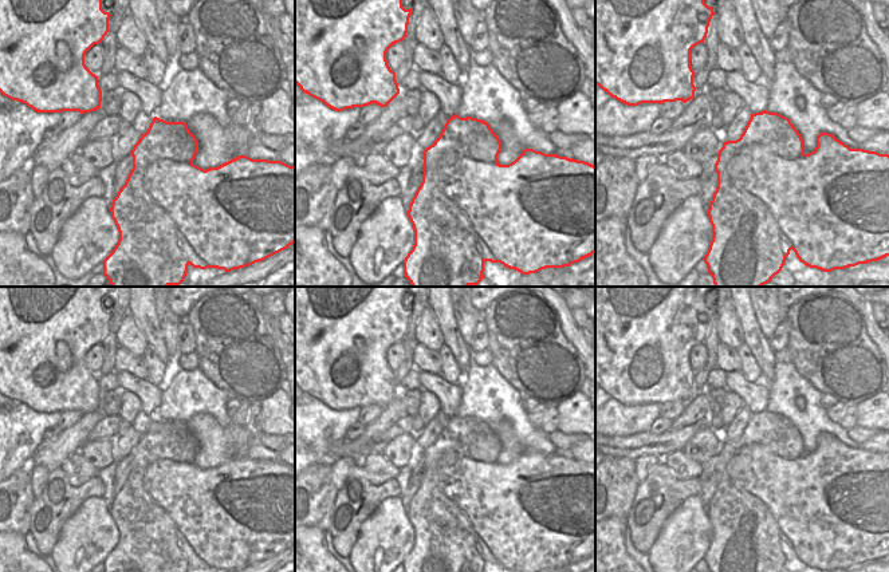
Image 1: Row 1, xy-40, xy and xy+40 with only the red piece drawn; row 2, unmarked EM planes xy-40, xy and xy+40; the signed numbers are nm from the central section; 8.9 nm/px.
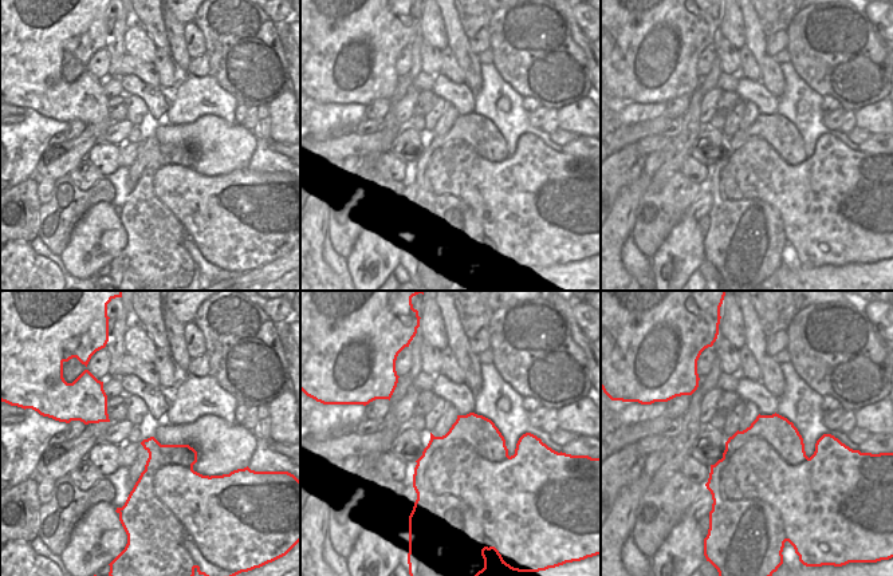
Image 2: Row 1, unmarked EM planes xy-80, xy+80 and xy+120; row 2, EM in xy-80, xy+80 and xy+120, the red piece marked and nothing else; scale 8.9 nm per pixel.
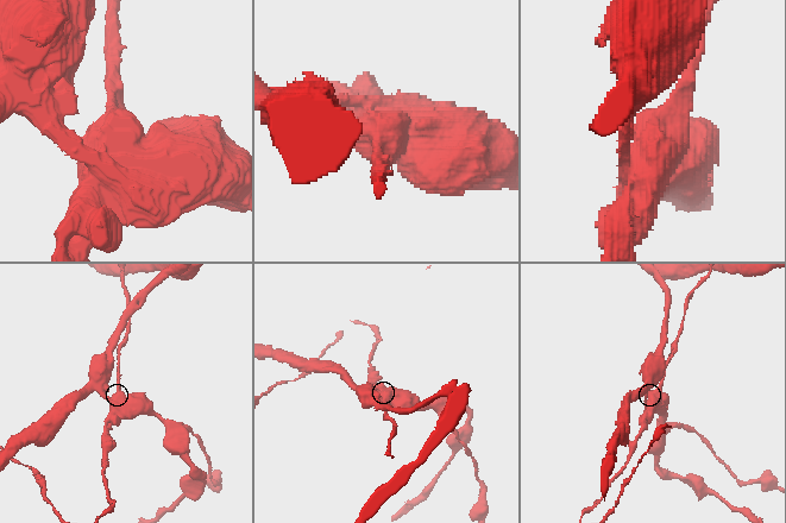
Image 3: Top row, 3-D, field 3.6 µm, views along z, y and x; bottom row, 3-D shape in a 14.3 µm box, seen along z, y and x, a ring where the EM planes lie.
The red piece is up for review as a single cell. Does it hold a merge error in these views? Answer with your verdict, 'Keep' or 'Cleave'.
Cleave

